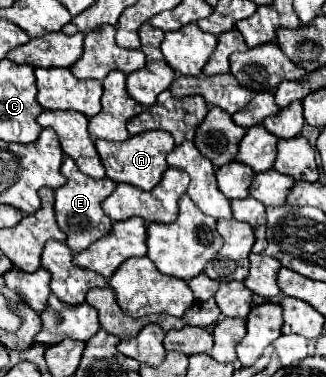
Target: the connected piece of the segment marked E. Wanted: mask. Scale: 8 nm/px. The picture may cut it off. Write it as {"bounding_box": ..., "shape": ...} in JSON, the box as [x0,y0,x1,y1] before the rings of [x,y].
{"bounding_box":[55,157,115,253],"shape":[[[67,157],[61,165],[61,175],[67,177],[67,183],[63,187],[59,187],[55,191],[55,217],[57,217],[57,225],[59,229],[67,235],[67,247],[73,253],[79,253],[83,249],[87,249],[91,243],[95,243],[97,239],[105,237],[111,229],[111,219],[103,213],[101,209],[101,201],[105,197],[111,195],[111,191],[115,189],[115,181],[111,181],[109,177],[103,179],[93,179],[83,175],[75,161],[71,157]]]}

